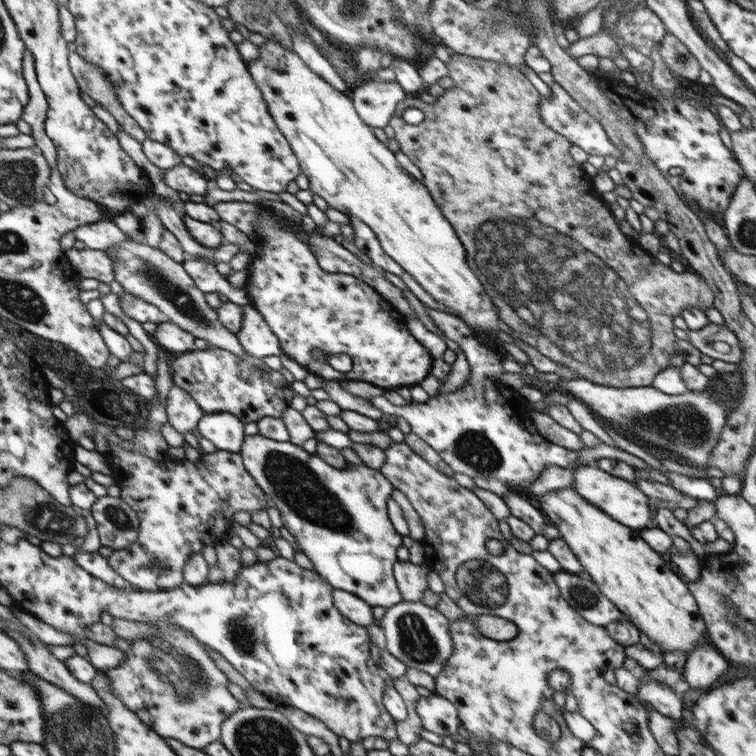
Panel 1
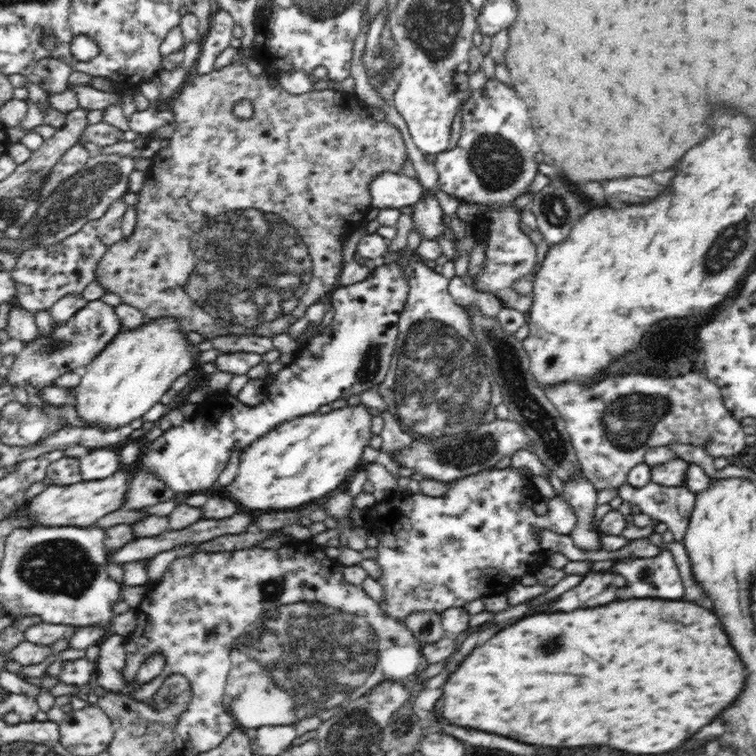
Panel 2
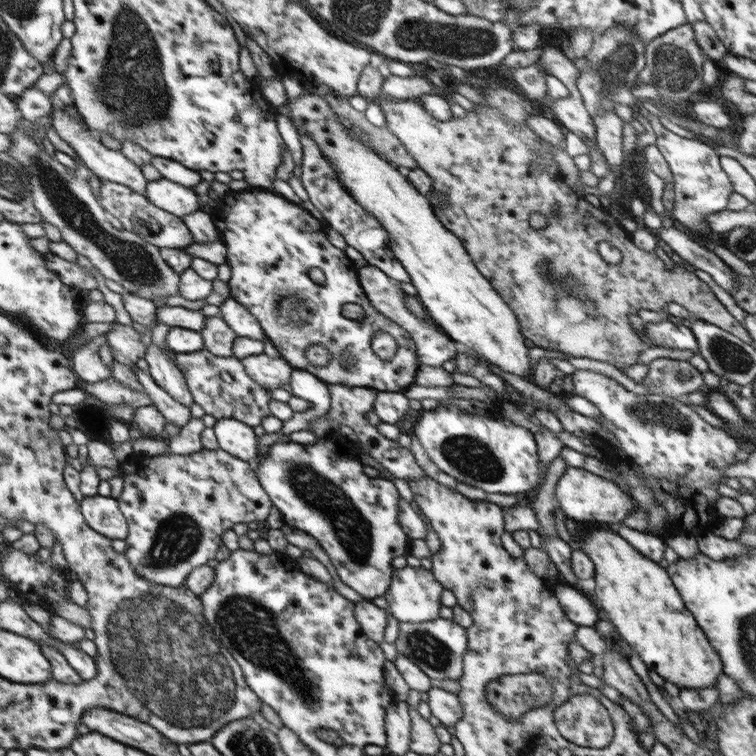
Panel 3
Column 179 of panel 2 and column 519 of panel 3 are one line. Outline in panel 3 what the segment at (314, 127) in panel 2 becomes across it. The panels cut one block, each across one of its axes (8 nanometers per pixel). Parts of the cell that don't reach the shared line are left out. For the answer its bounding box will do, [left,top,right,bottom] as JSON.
[378,83,753,370]

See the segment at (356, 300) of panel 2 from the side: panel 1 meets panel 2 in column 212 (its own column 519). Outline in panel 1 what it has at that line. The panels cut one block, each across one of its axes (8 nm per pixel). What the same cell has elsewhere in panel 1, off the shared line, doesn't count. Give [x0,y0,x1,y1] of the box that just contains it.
[369,307,582,488]

